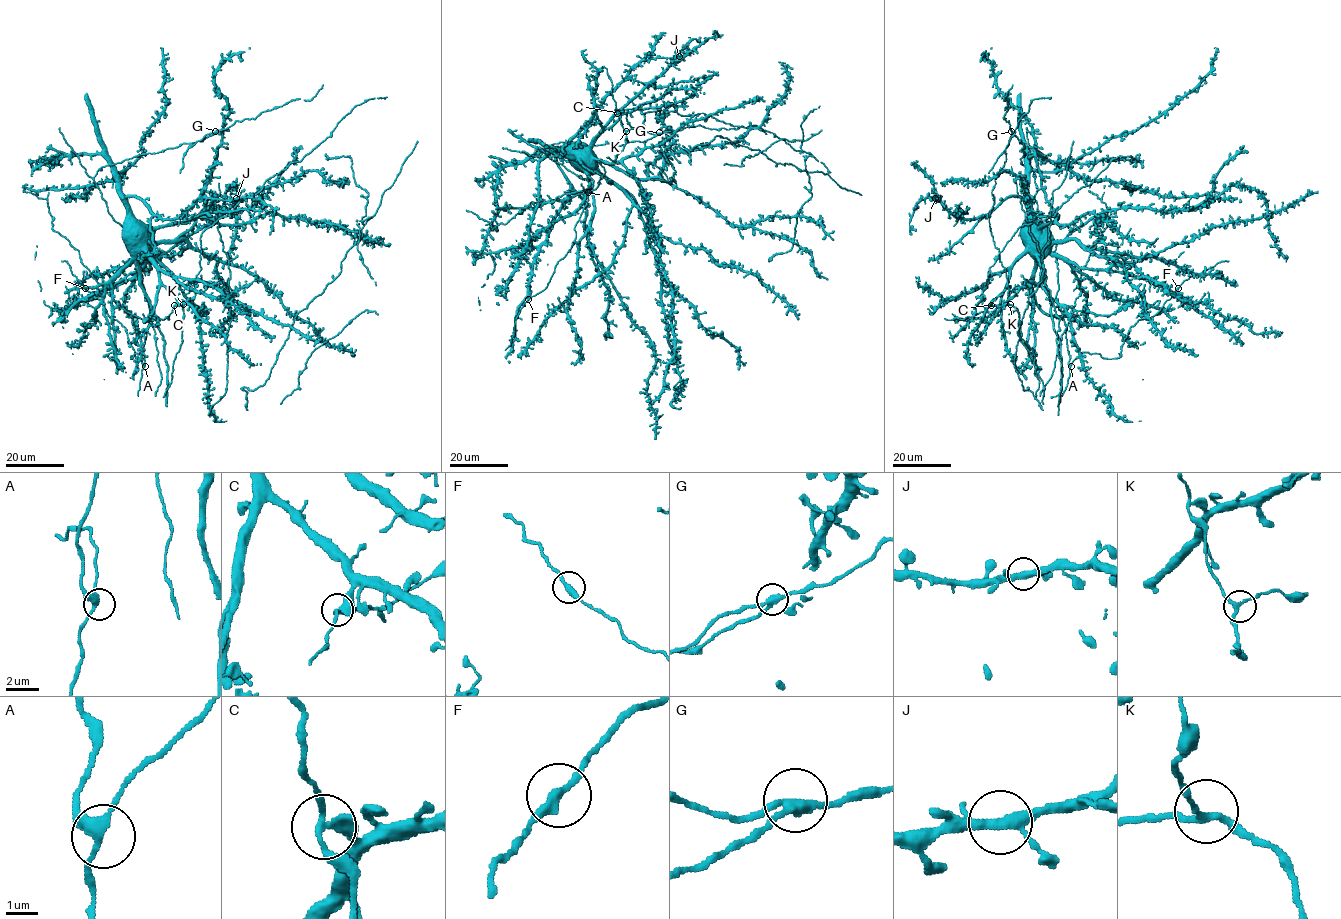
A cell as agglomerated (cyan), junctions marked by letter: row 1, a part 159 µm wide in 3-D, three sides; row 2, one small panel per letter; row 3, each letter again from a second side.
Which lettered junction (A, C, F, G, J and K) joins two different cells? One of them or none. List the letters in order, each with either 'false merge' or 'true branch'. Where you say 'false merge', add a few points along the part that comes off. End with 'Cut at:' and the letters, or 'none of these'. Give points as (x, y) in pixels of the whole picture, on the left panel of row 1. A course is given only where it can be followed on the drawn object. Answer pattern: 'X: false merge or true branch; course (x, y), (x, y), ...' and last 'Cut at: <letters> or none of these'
A: true branch
C: true branch
F: true branch
G: false merge; course (215, 132), (187, 149), (179, 173)
J: true branch
K: true branch
Cut at: G

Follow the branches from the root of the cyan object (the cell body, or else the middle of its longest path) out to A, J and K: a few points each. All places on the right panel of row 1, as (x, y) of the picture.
A: (1031, 221), (1024, 164), (1035, 176), (1039, 218), (1056, 243), (1056, 301), (1066, 327), (1071, 366)
J: (1031, 221), (1030, 211), (1019, 197), (1007, 196), (988, 213), (974, 218), (958, 218), (935, 198)
K: (1031, 221), (1021, 234), (1026, 250), (1014, 263), (1007, 287), (991, 303), (1010, 304)

